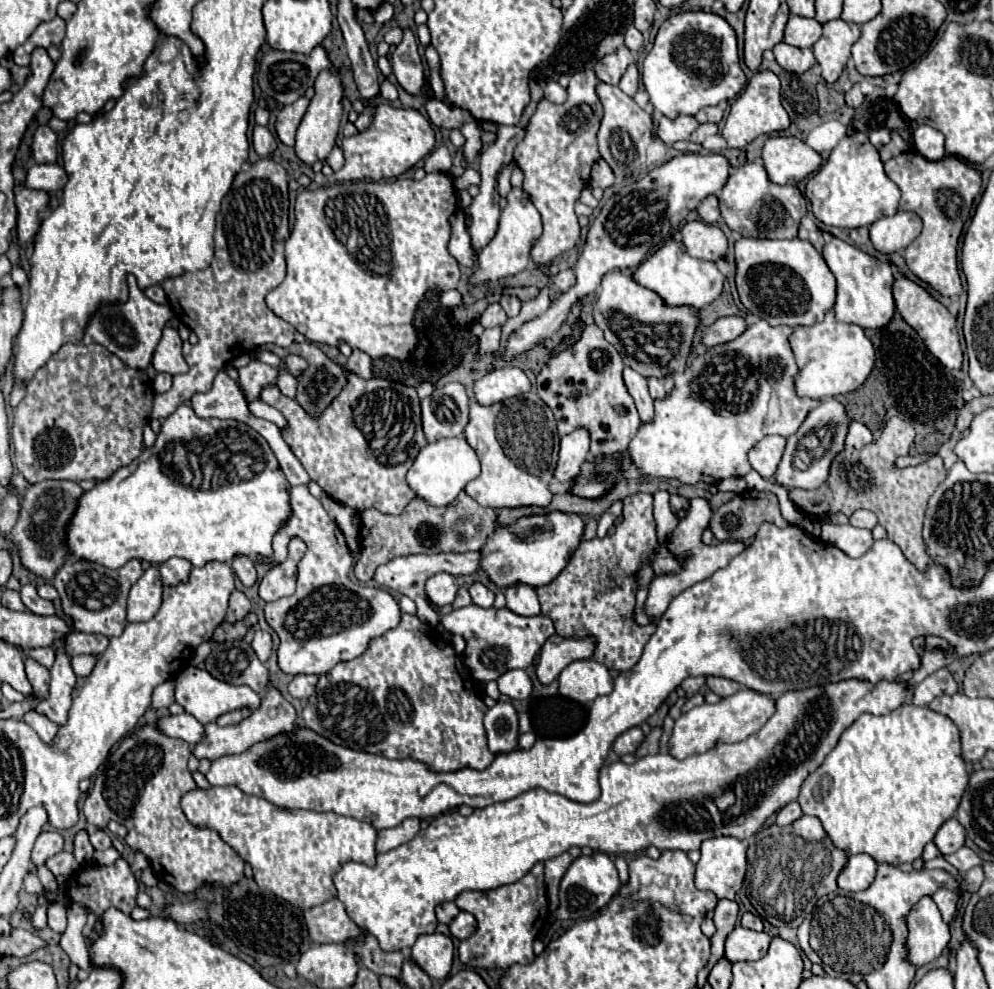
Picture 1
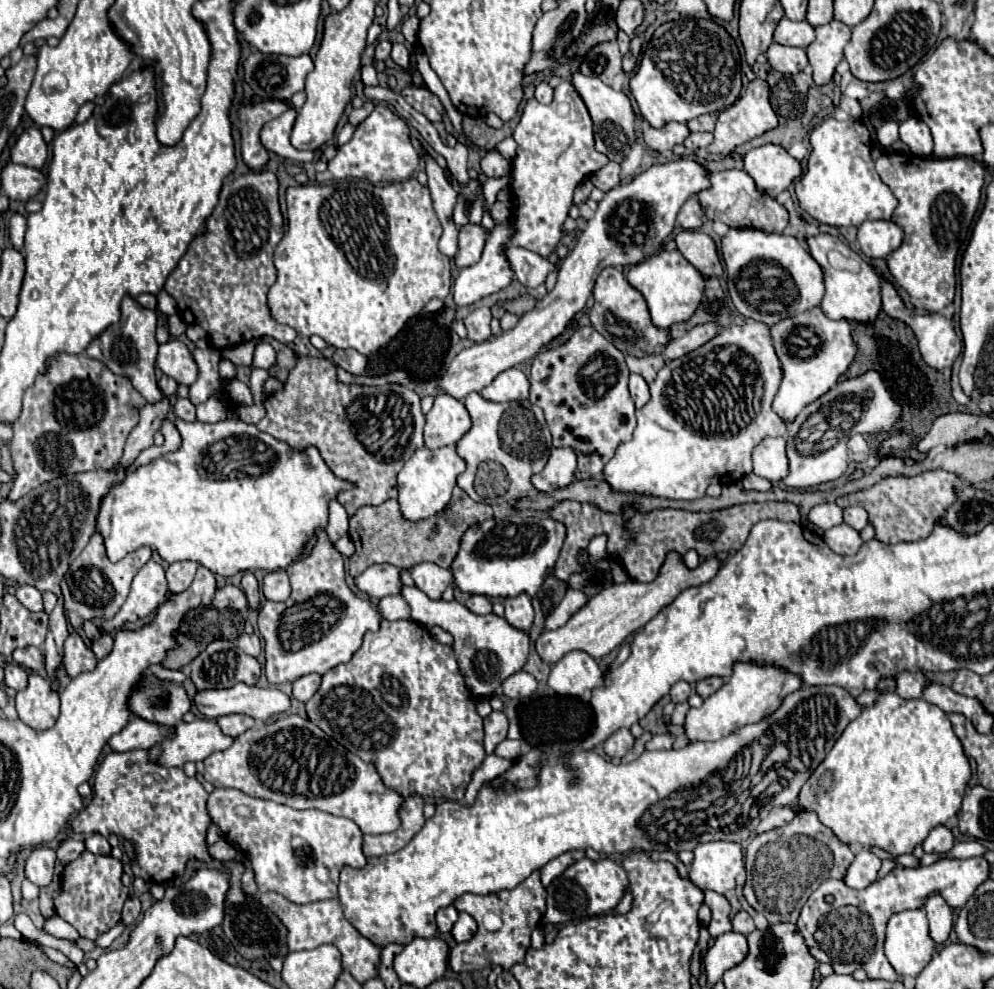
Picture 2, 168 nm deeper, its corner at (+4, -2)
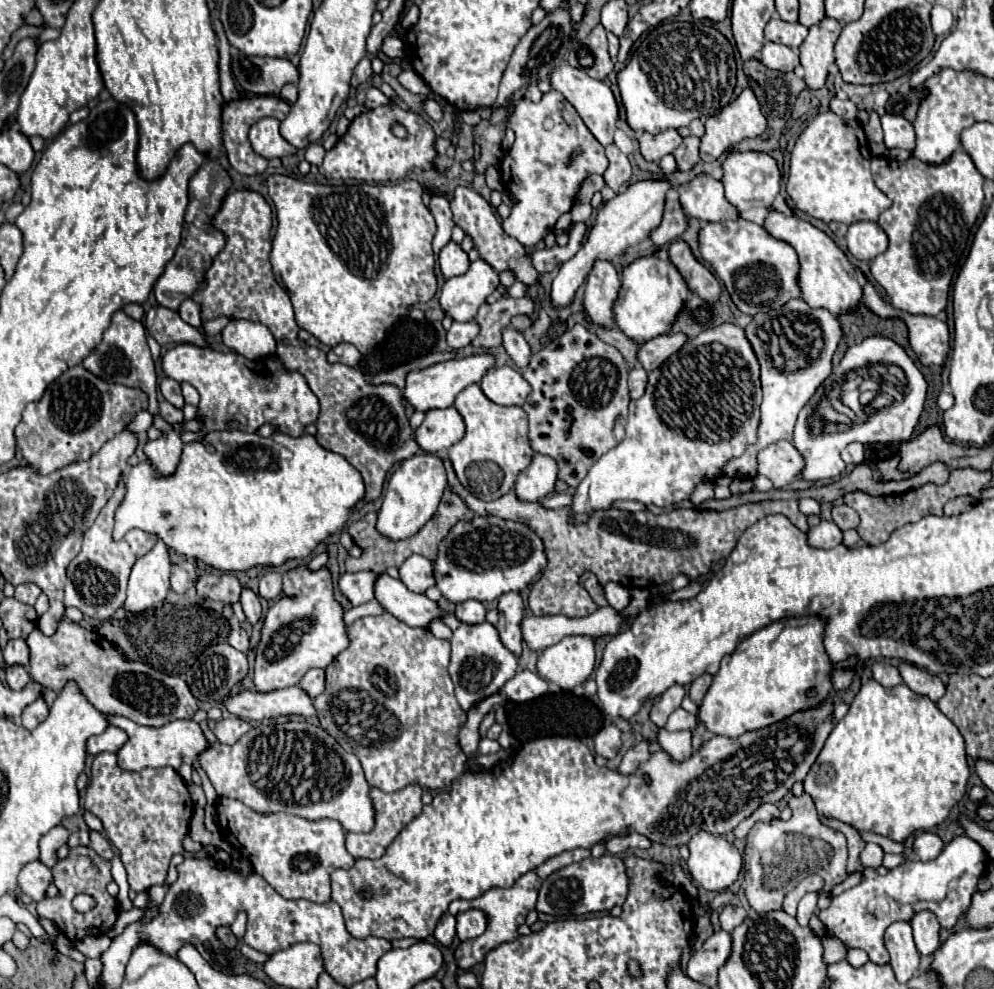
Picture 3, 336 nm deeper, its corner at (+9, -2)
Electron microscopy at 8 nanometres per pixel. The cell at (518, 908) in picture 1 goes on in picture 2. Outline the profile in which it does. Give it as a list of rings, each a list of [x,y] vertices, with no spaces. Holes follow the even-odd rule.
[[[533,871],[521,885],[517,885],[511,891],[499,891],[499,893],[491,893],[491,895],[465,893],[455,901],[455,909],[459,912],[469,913],[477,921],[479,929],[471,941],[457,943],[451,949],[451,955],[449,955],[451,969],[457,973],[459,971],[479,971],[479,969],[493,967],[493,965],[501,965],[503,969],[509,969],[515,963],[521,963],[521,959],[525,959],[525,951],[529,949],[531,931],[537,927],[537,923],[541,921],[541,917],[545,913],[545,889],[539,881],[539,871]],[[489,911],[497,913],[503,919],[503,927],[495,933],[489,933],[483,927],[483,915]]]

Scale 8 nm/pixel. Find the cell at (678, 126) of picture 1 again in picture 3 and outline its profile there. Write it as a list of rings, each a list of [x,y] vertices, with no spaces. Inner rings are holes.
[[[668,129],[658,135],[642,133],[638,135],[638,141],[640,141],[640,153],[646,161],[660,161],[664,155],[674,153],[674,149],[682,143],[682,137],[678,135],[676,129]]]

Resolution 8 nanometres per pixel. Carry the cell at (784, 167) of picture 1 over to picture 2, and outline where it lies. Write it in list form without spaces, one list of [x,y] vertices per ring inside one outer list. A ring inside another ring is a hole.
[[[773,143],[751,149],[745,155],[743,169],[753,177],[757,189],[771,197],[777,197],[803,173],[801,163],[791,157],[781,145]]]

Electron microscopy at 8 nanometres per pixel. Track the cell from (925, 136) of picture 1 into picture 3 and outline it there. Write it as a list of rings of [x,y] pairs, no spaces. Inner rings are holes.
[[[886,113],[882,117],[882,131],[884,131],[884,145],[888,149],[900,147],[900,149],[912,151],[916,145],[914,127],[902,115],[888,115]]]

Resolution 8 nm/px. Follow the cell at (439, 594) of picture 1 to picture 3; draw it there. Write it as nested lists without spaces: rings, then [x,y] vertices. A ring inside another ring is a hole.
[[[410,555],[400,567],[400,581],[414,593],[424,593],[428,587],[434,585],[432,575],[432,561],[422,555]]]

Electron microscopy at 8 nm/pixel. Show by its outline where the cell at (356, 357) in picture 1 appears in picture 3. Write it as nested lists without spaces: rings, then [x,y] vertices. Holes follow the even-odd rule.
[[[340,343],[340,345],[336,345],[328,351],[328,361],[330,363],[344,363],[344,365],[354,367],[360,361],[360,351],[350,343]]]

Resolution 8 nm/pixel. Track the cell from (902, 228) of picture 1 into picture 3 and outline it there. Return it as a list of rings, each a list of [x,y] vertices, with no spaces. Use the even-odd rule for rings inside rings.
[[[858,221],[848,225],[846,233],[848,251],[860,261],[872,261],[888,247],[888,237],[874,221]]]

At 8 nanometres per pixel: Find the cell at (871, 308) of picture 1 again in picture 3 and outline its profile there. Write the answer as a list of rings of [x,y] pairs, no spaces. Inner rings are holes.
[[[770,209],[768,215],[764,217],[764,229],[774,239],[786,241],[796,249],[798,261],[800,261],[798,283],[800,283],[802,299],[810,307],[822,307],[822,309],[828,309],[832,315],[840,315],[840,311],[850,311],[860,303],[862,287],[854,277],[852,263],[848,261],[846,253],[842,253],[838,245],[824,231],[816,229],[808,221],[802,221],[794,215],[784,215],[776,209]]]

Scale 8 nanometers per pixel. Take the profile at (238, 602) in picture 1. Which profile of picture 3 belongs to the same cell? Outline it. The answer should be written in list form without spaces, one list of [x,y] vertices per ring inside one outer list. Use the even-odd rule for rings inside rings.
[[[206,573],[196,583],[198,595],[210,597],[220,603],[236,603],[240,599],[242,585],[232,573]]]

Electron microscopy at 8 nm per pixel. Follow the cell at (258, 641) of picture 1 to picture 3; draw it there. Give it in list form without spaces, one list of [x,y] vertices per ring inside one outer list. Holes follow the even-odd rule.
[[[232,627],[232,631],[230,631],[230,635],[228,635],[228,643],[234,647],[234,649],[238,649],[238,651],[242,651],[242,653],[248,653],[250,651],[250,641],[248,641],[248,633],[242,629],[242,627]]]

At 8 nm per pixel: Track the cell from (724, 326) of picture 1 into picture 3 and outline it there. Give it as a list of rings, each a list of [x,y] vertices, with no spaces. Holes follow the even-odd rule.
[[[660,335],[656,339],[650,339],[638,347],[638,363],[646,371],[654,371],[662,361],[666,361],[672,353],[676,353],[686,343],[684,335]]]

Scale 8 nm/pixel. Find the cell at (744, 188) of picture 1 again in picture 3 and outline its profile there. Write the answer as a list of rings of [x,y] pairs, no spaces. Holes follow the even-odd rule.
[[[696,175],[692,181],[678,187],[680,203],[688,217],[700,221],[738,219],[738,211],[726,201],[724,187],[710,175]]]

